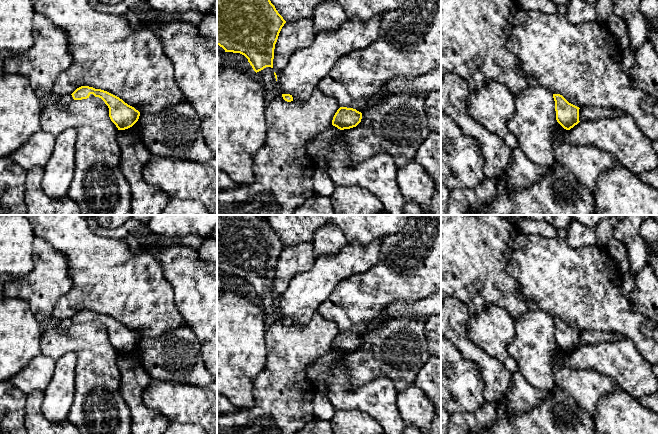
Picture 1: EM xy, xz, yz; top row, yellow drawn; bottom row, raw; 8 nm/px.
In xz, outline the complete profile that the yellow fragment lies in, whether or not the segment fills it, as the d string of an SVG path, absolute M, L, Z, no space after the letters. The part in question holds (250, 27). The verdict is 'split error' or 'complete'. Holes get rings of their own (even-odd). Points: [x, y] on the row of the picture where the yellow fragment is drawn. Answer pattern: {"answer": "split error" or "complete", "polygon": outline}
{"answer": "complete", "polygon": "M217 0L217 45L225 52L244 55L256 73L266 67L273 68L275 44L285 23L270 0Z"}

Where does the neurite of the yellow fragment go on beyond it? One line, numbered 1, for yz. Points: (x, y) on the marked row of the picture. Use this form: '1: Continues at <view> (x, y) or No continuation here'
1: No continuation here

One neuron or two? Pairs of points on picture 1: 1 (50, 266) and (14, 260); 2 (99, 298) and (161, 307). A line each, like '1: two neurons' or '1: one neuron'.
1: two neurons
2: one neuron

